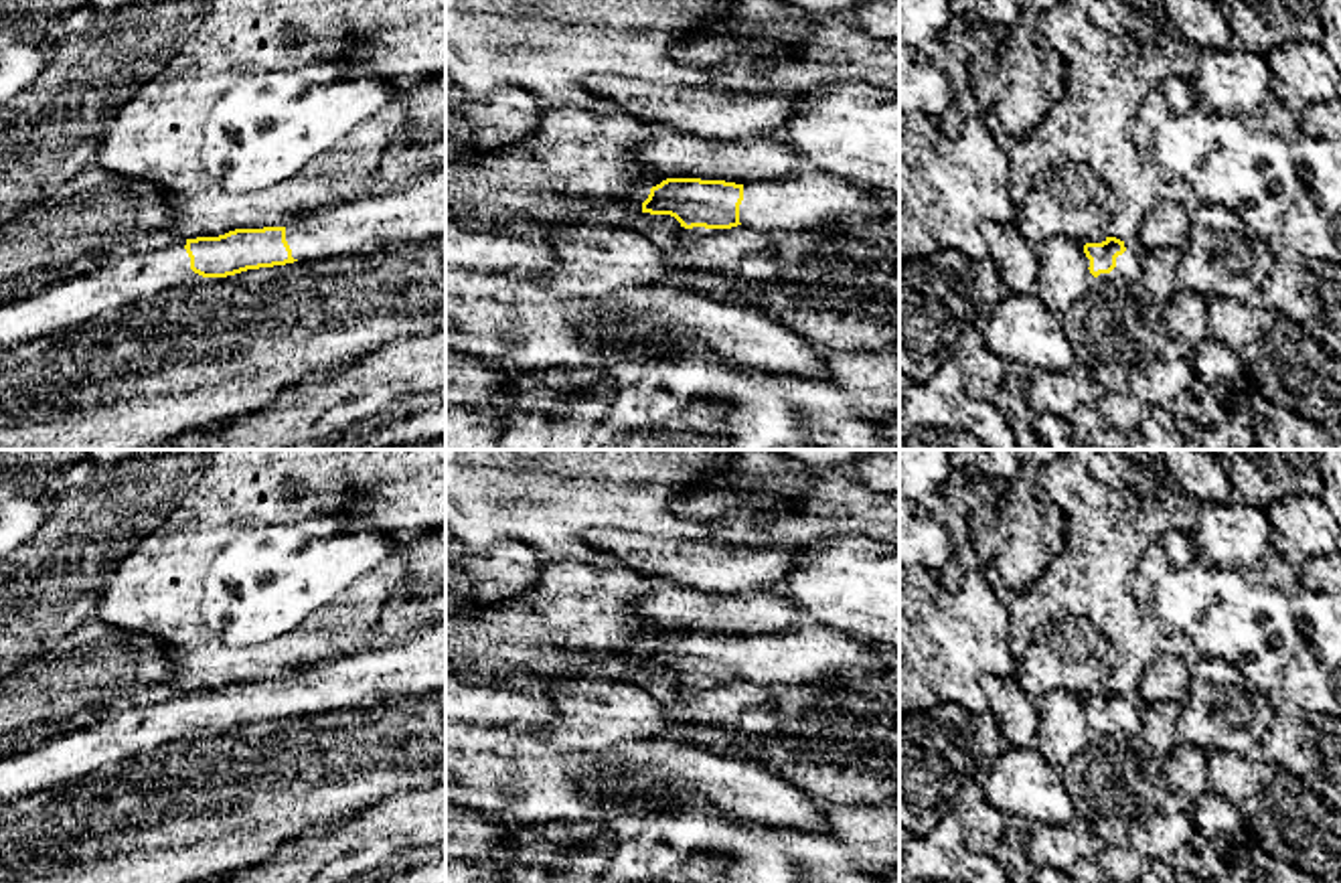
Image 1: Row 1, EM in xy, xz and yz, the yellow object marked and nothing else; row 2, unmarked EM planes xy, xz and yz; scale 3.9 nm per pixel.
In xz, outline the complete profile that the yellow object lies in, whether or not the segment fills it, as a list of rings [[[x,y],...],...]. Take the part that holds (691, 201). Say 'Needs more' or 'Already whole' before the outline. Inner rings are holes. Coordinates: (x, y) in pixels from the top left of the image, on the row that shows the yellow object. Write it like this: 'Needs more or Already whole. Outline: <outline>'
Needs more. Outline: [[[806,168],[768,184],[666,178],[652,188],[638,190],[628,213],[670,215],[685,229],[743,225],[774,235],[816,225],[879,227],[893,219],[887,211],[895,203],[891,194]]]

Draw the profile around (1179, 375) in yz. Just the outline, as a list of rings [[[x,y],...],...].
[[[1149,356],[1128,371],[1134,397],[1147,405],[1169,407],[1179,391],[1189,391],[1197,375],[1189,360],[1163,363]]]

